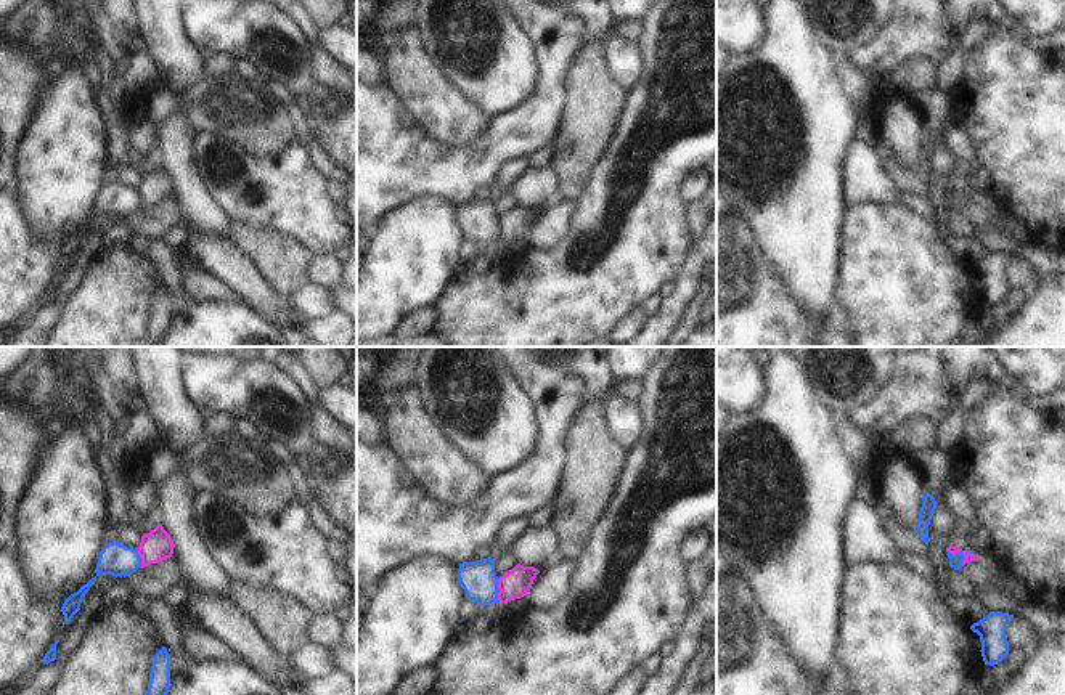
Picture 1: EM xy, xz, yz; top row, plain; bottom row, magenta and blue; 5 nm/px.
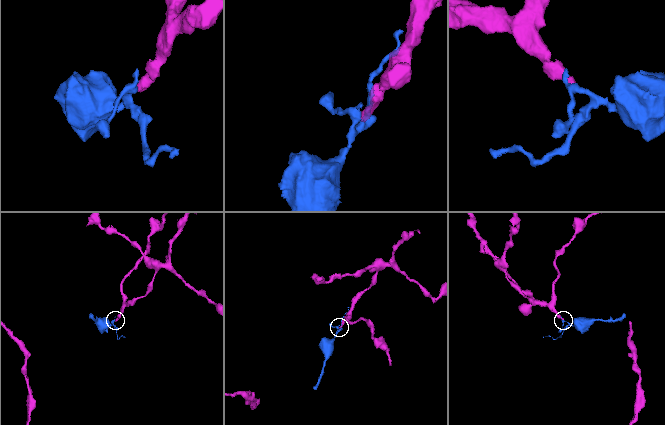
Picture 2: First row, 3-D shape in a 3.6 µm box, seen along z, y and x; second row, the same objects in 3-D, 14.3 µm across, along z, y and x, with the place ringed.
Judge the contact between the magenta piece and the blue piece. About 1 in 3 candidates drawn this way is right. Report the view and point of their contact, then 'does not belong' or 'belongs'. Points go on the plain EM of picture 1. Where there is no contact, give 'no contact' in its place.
yz (961, 191) | does not belong

